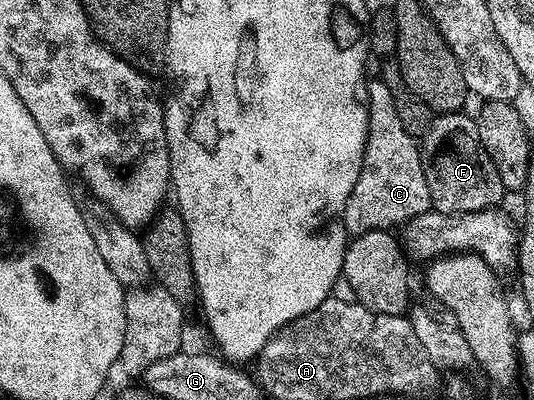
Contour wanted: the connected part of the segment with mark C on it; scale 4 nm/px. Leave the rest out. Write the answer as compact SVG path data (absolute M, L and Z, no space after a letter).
M371 78L368 83L368 98L370 124L360 177L356 177L356 185L342 214L346 230L351 236L394 229L397 223L405 224L420 213L431 210L422 152L415 136L404 133L400 125L392 89L388 89L381 78Z

